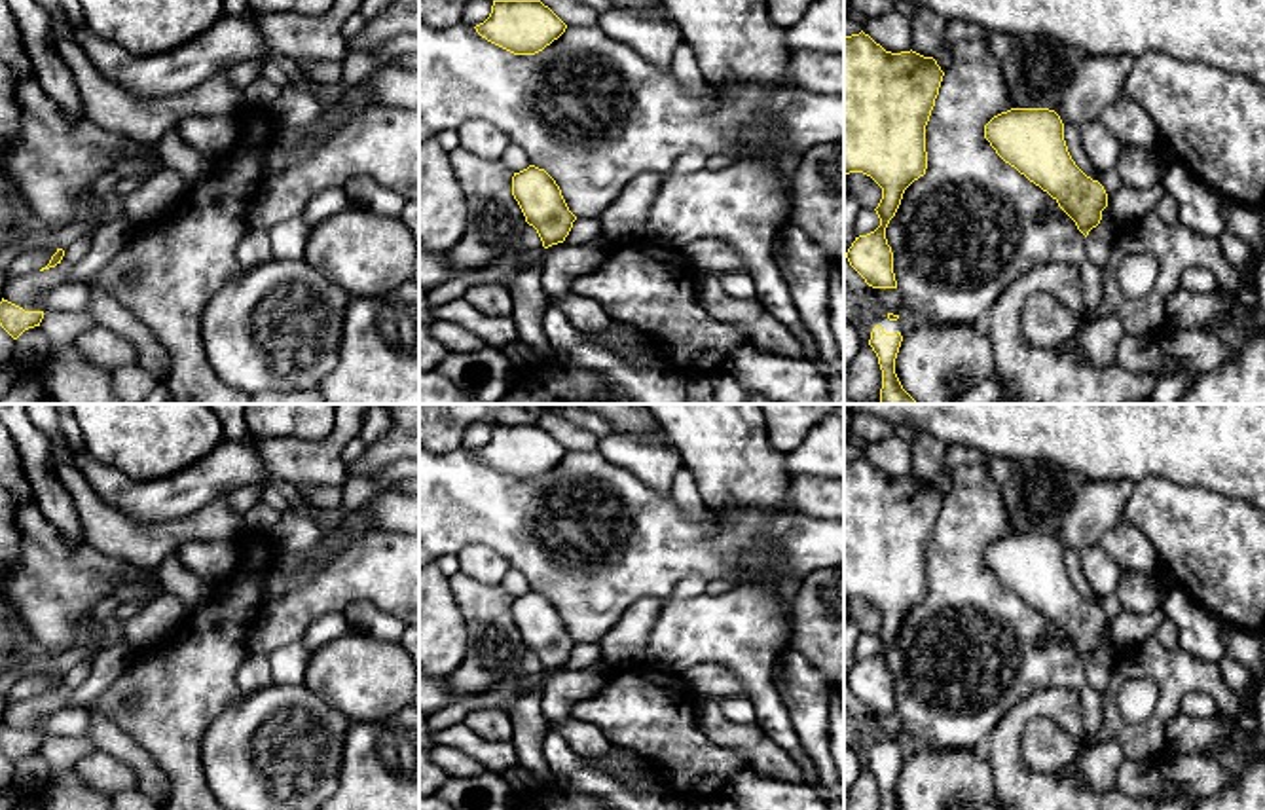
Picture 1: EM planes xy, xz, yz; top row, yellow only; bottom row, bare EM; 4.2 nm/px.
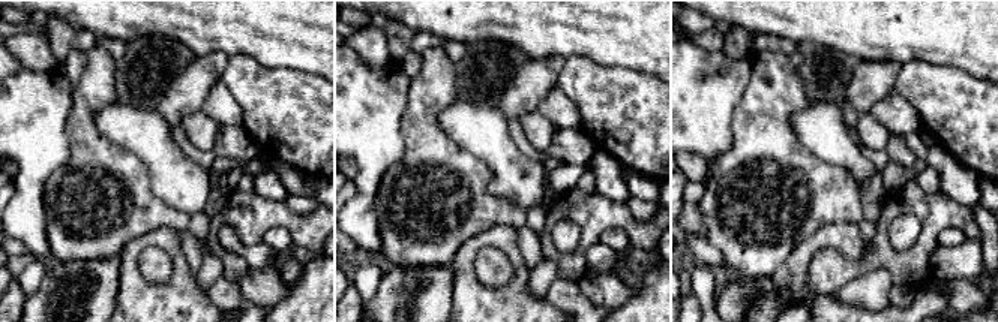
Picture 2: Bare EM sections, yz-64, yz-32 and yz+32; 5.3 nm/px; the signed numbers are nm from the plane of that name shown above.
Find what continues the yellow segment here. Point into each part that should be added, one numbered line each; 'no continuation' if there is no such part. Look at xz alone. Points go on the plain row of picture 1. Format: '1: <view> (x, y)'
no continuation

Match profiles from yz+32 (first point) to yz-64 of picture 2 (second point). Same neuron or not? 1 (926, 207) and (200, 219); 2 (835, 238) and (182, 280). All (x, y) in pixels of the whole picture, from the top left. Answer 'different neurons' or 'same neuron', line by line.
1: different neurons
2: same neuron

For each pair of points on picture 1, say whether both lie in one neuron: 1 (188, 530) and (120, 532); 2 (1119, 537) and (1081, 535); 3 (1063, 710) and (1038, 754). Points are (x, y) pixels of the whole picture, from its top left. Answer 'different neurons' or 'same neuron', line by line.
1: same neuron
2: different neurons
3: different neurons

